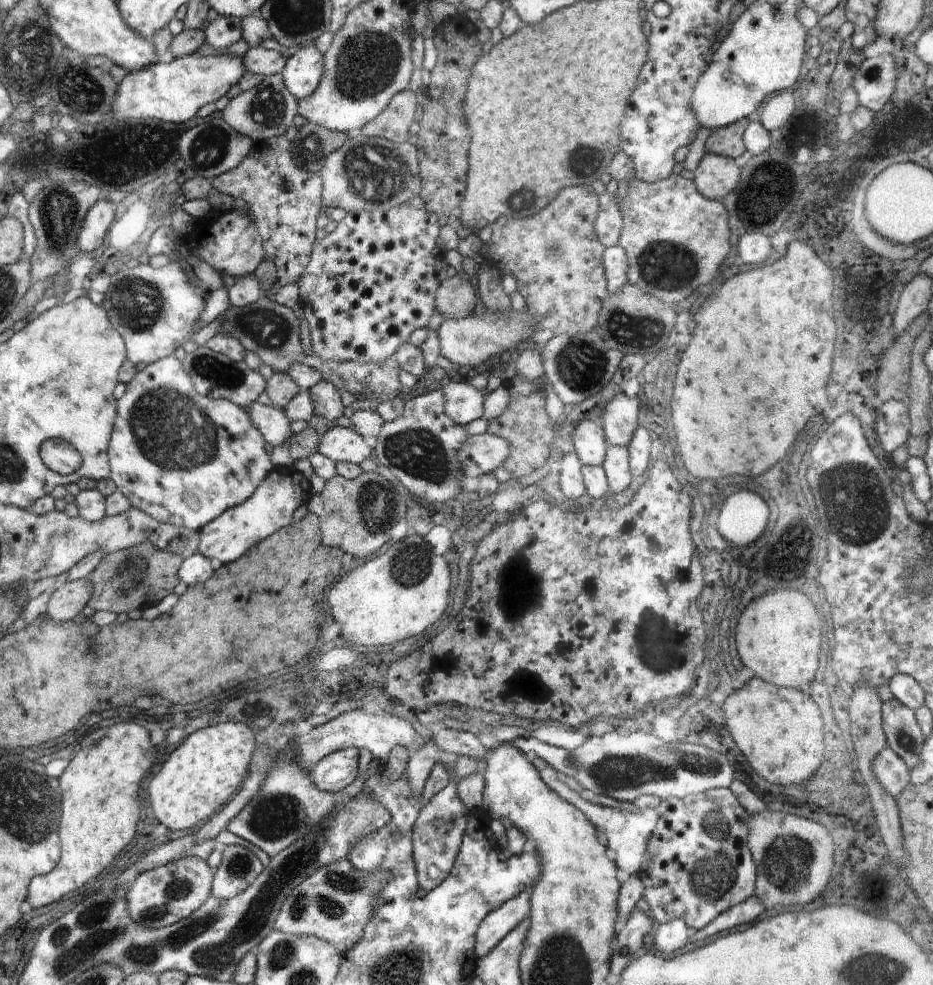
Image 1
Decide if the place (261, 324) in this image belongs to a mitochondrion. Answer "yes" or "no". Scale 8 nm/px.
yes

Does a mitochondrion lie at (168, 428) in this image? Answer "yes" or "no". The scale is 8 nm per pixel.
yes

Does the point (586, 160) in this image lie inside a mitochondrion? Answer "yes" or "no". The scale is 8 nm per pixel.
yes

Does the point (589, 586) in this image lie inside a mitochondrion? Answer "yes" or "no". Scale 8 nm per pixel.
no

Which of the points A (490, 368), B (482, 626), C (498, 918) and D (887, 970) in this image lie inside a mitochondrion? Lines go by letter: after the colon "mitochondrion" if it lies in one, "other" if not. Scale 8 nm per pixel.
A: other
B: other
C: other
D: mitochondrion

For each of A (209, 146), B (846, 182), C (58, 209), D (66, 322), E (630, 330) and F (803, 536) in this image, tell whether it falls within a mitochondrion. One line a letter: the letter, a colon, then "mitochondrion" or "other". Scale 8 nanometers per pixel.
A: mitochondrion
B: other
C: mitochondrion
D: other
E: mitochondrion
F: mitochondrion

